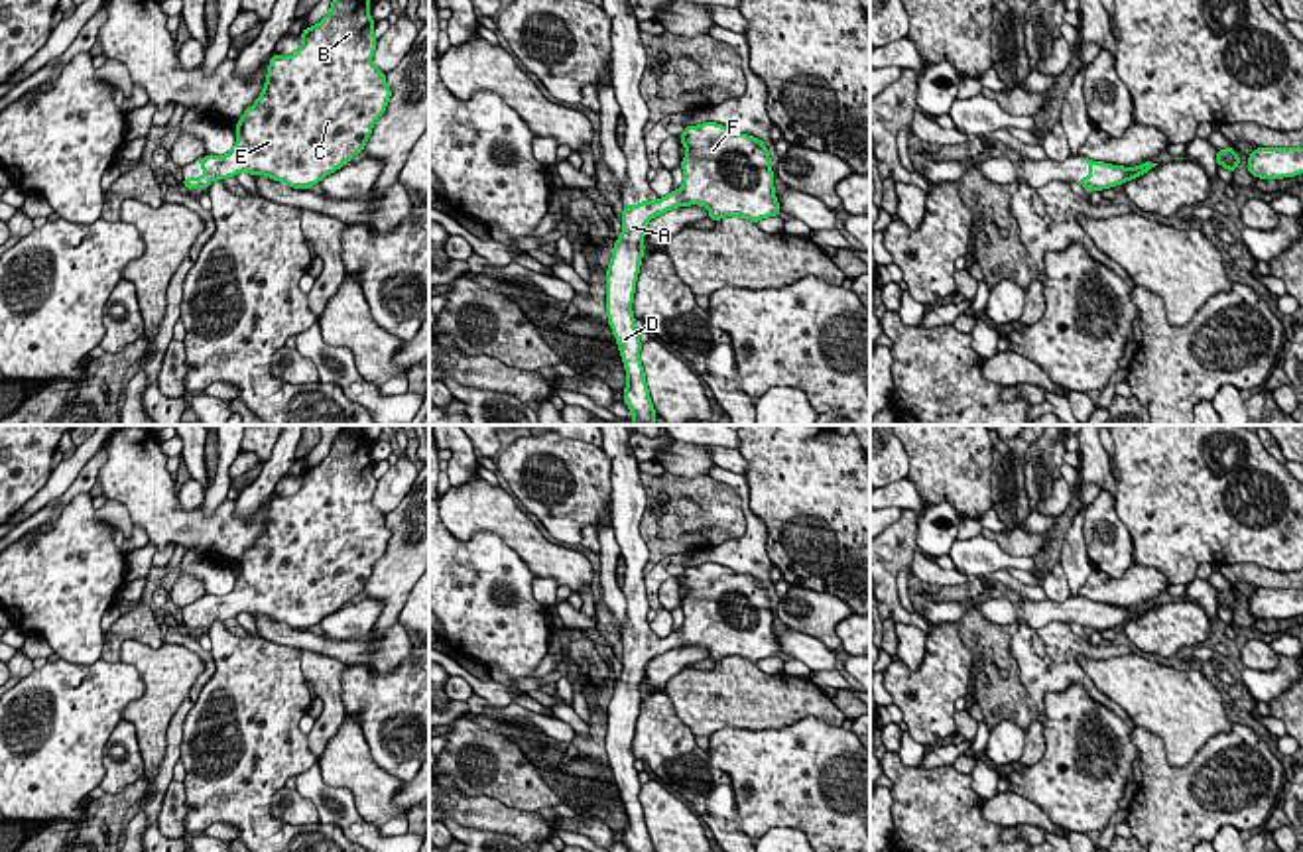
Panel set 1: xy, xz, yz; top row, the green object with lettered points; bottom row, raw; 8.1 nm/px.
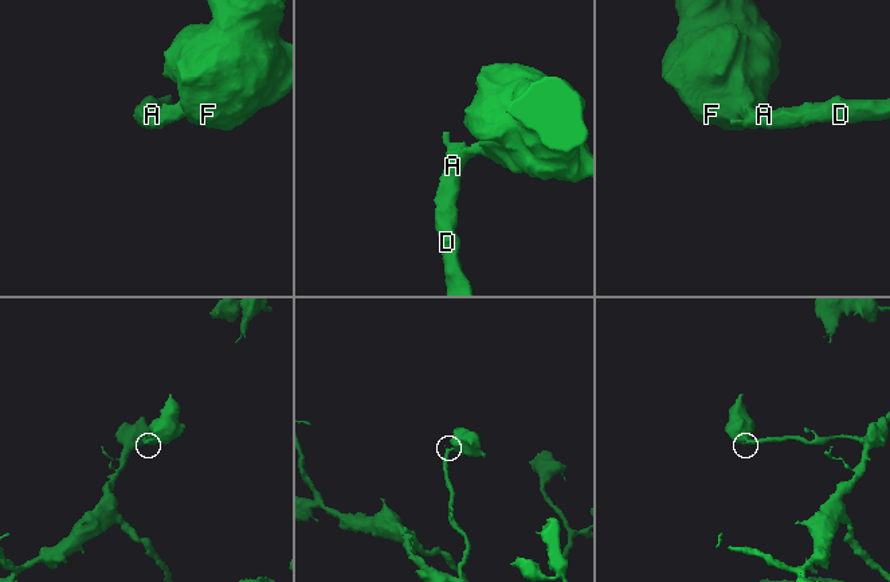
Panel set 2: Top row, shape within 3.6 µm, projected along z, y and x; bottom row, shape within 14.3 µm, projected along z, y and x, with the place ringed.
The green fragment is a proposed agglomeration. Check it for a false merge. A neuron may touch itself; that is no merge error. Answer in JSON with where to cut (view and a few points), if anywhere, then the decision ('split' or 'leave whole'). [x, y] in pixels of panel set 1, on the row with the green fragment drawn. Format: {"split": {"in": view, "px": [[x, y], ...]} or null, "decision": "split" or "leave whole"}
{"split": null, "decision": "leave whole"}

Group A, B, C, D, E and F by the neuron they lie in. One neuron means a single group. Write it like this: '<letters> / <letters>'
A B C D E F

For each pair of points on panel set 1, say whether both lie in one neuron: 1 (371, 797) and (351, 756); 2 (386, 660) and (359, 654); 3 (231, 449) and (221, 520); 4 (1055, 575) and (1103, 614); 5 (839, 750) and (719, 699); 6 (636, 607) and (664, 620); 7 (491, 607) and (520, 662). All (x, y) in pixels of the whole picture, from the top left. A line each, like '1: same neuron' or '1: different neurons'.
1: same neuron
2: same neuron
3: different neurons
4: different neurons
5: different neurons
6: different neurons
7: same neuron

